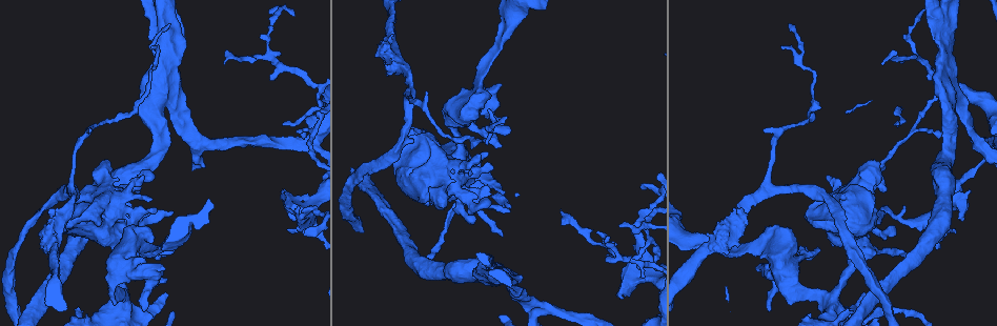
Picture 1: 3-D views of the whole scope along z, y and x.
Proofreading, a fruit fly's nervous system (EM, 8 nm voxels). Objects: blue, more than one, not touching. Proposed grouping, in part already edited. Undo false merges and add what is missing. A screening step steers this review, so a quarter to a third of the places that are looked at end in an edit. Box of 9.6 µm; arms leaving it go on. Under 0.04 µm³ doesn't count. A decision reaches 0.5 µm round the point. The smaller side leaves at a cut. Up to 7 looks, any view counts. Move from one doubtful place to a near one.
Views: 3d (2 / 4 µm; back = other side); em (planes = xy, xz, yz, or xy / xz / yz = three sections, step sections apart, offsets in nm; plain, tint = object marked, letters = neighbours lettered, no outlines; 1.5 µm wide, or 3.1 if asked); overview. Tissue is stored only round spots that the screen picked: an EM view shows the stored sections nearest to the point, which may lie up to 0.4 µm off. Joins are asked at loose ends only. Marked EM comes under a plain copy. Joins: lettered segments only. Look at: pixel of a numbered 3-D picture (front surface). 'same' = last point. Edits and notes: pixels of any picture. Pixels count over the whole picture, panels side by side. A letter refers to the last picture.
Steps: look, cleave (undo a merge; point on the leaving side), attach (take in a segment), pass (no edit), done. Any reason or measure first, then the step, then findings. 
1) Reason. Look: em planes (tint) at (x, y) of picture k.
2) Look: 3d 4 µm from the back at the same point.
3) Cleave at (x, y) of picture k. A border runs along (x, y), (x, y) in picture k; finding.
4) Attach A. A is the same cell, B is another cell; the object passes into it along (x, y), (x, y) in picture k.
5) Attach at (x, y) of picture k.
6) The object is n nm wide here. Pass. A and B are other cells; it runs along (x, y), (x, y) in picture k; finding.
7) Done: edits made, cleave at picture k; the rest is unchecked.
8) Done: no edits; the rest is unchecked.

End of a long branch. Look: em xz step 4 (letters) at (303, 235) of picture 1.

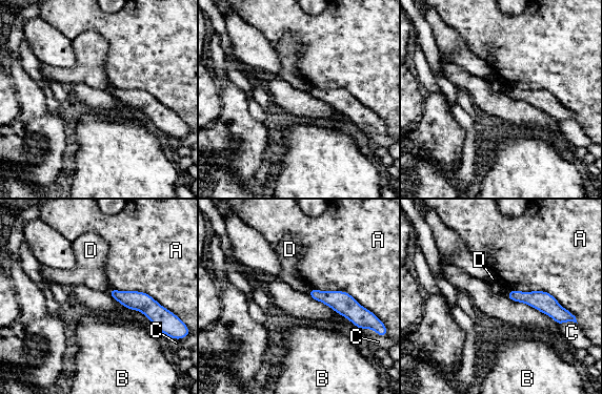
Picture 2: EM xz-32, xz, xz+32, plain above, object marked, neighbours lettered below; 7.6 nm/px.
Look: em planes (letters) at the same point.

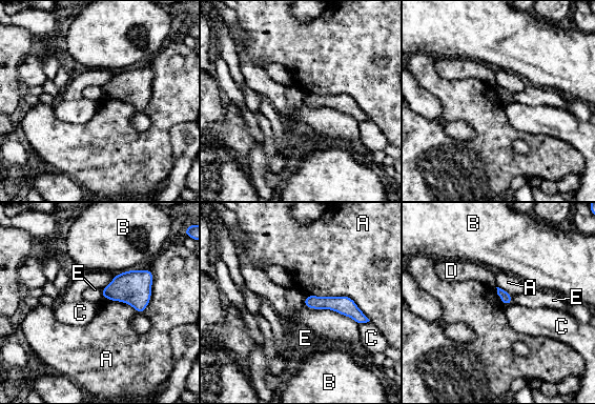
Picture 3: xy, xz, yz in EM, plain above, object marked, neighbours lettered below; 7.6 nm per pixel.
The object is 80 nm wide here. Pass. A, B, C, D and E are other cells; a border runs along (369, 320), (358, 325) in picture 3; none of them fits.

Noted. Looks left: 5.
Free end. Look: 3d 4 µm at (833, 245) of picture 1.

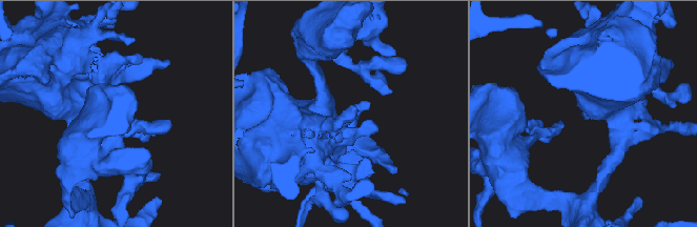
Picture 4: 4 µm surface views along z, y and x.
Look: em xz step 8 (letters) at (584, 116) of picture 4.

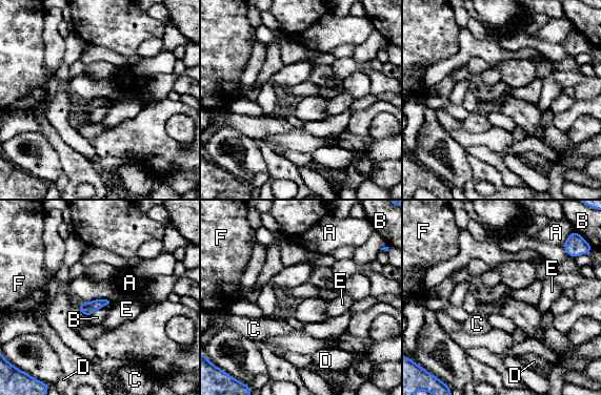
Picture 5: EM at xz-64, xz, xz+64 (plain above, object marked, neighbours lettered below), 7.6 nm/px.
The longest contact is with B, 220 nm. Pass. A, B, C, D, E and F are other cells; no lettered segment goes on from it.

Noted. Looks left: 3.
Sudden change in width. Look: em xz step 8 (tint) at (761, 194) of picture 1.

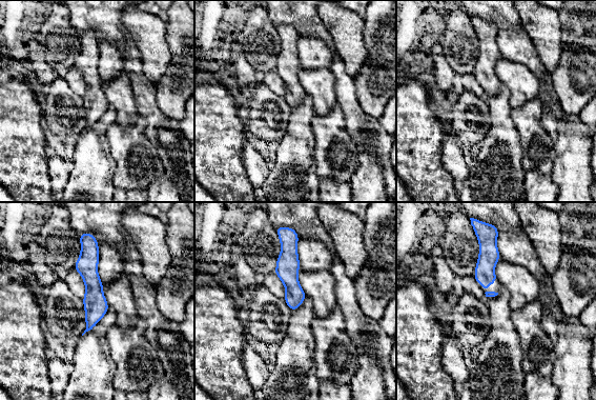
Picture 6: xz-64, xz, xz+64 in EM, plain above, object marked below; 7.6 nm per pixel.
Look: em xz step 8 (letters) at the same point.

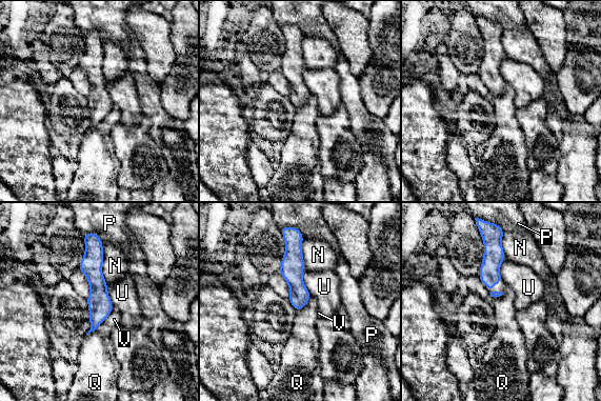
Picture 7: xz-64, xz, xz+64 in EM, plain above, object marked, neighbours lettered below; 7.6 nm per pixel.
The object is 190 nm wide here. Pass. N, P, Q, U and V are other cells; it runs along (89, 242), (97, 282), (94, 326) in picture 7; continuous, no second neuron.

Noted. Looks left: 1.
Done: no edits; the rest is unchecked.

